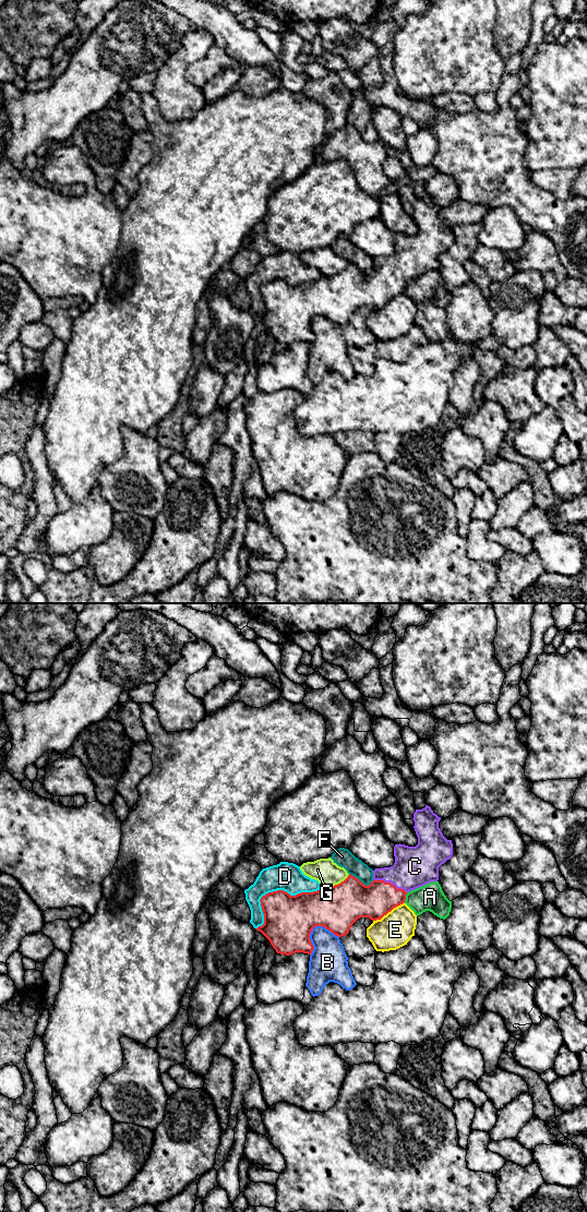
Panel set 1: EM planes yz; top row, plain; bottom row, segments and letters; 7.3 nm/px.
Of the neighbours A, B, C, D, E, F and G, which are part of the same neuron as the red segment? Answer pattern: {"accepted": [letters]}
{"accepted": ["C"]}

